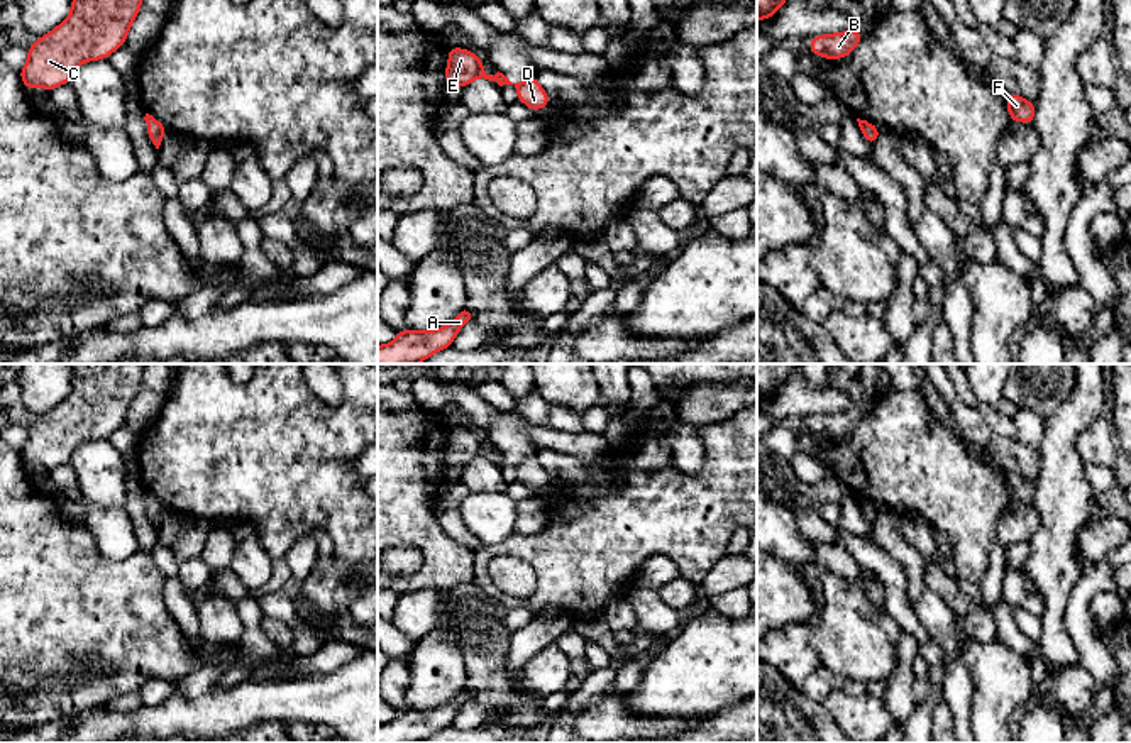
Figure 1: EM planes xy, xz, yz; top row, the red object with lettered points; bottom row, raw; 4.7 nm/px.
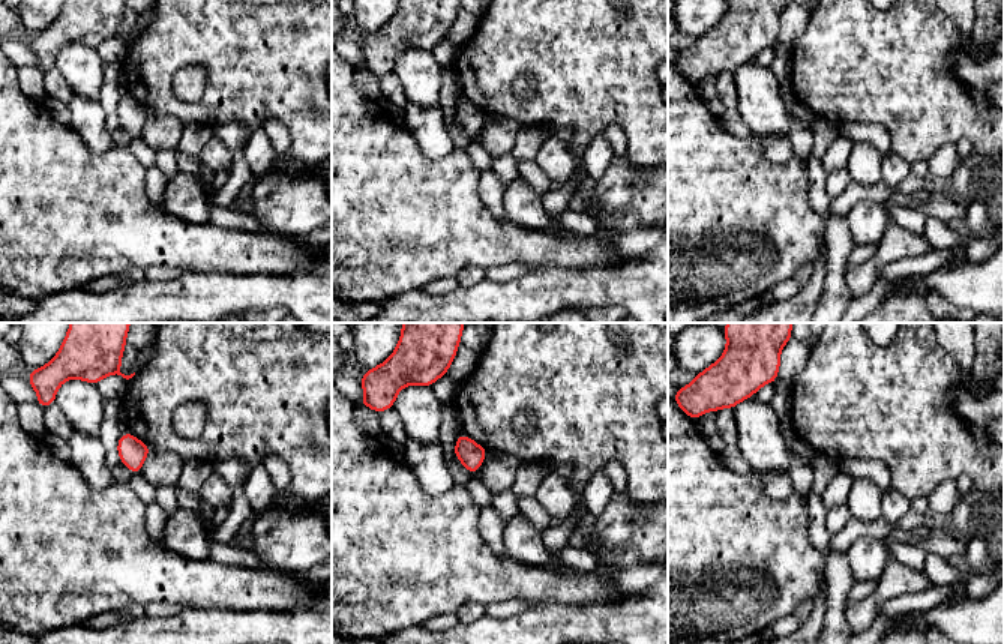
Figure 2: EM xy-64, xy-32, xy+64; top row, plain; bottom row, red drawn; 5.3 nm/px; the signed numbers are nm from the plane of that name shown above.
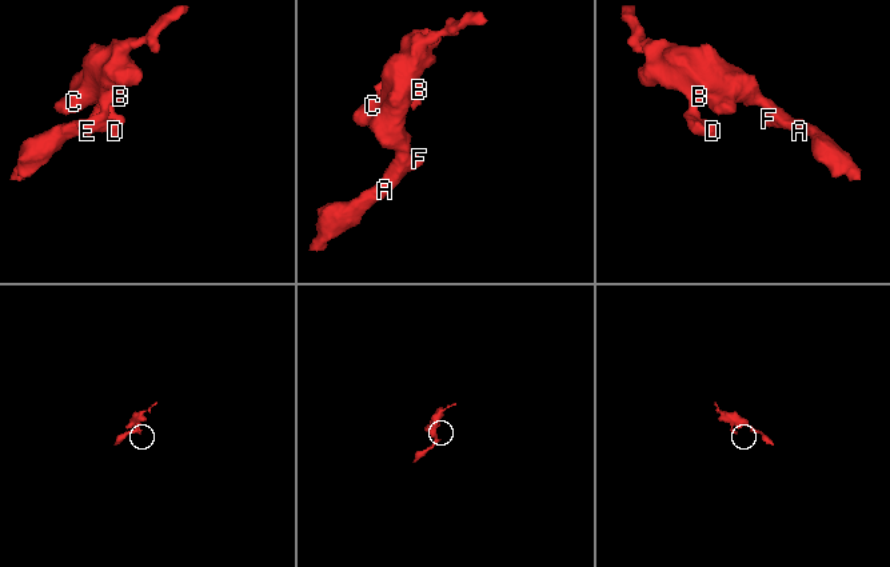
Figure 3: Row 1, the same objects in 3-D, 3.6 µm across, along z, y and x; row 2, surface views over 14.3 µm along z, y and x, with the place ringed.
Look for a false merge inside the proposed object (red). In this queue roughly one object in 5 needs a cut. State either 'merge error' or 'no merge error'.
no merge error

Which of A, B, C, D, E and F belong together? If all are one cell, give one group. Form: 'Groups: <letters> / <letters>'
Groups: A B C D E F

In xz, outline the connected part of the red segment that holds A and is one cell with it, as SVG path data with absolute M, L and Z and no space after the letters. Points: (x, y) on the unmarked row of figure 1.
M462 687L459 694L442 707L398 711L398 716L384 724L378 724L378 743L420 743L442 728L452 726L459 709L472 701L474 692Z

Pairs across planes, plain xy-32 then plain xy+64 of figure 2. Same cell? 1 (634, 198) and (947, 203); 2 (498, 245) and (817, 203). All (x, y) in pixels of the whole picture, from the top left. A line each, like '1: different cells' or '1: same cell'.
1: different cells
2: different cells

